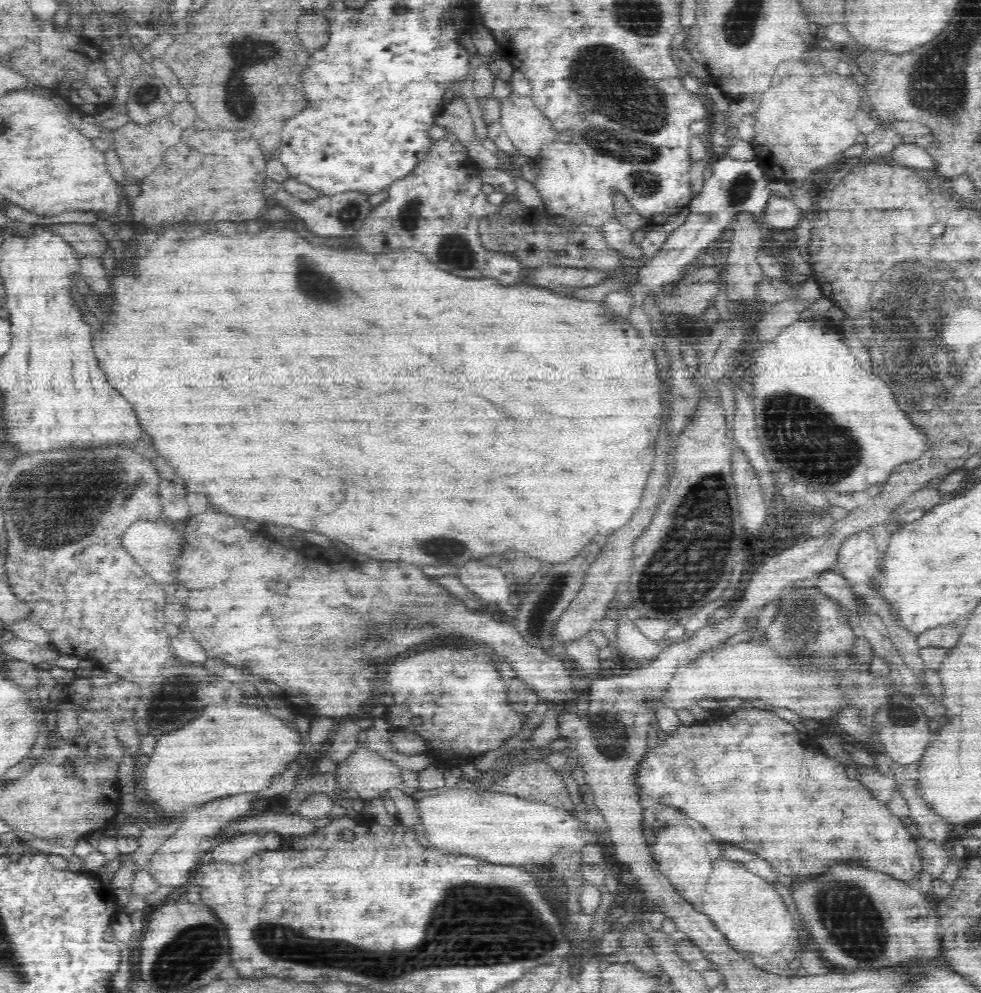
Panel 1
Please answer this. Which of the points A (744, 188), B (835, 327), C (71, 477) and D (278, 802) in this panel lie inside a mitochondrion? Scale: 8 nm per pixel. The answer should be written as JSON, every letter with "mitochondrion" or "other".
{"A":"mitochondrion","B":"other","C":"mitochondrion","D":"other"}

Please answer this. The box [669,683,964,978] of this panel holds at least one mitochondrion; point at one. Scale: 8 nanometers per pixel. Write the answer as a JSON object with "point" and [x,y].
{"point":[848,914]}

